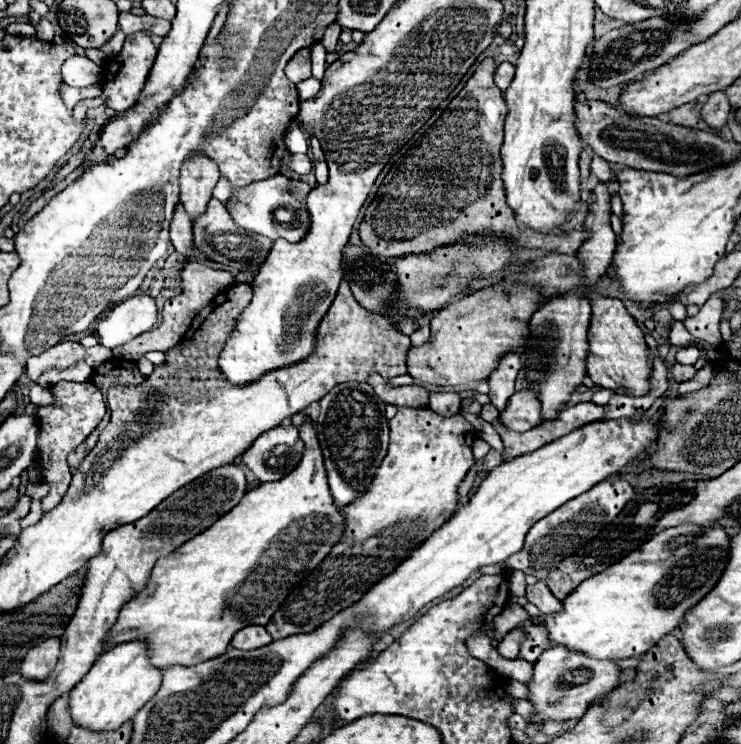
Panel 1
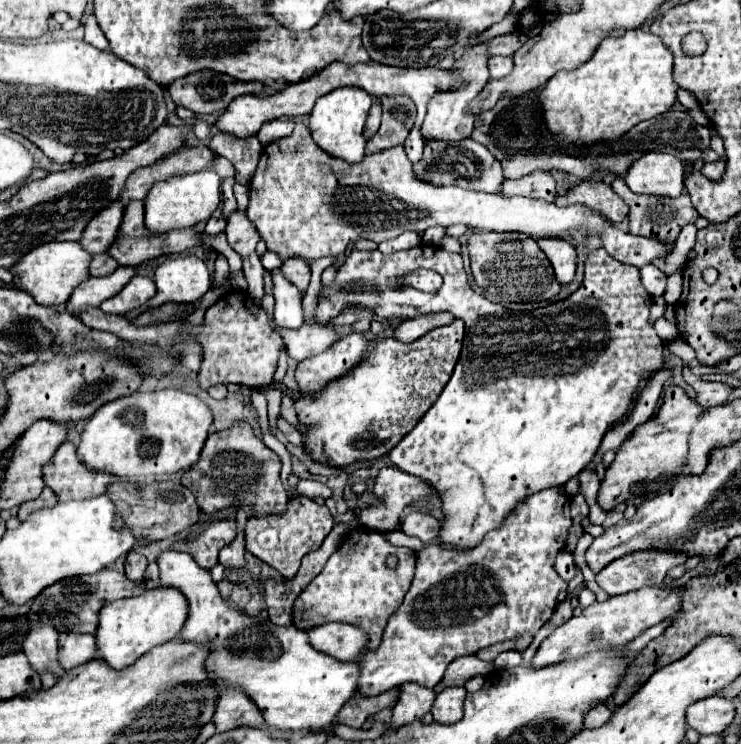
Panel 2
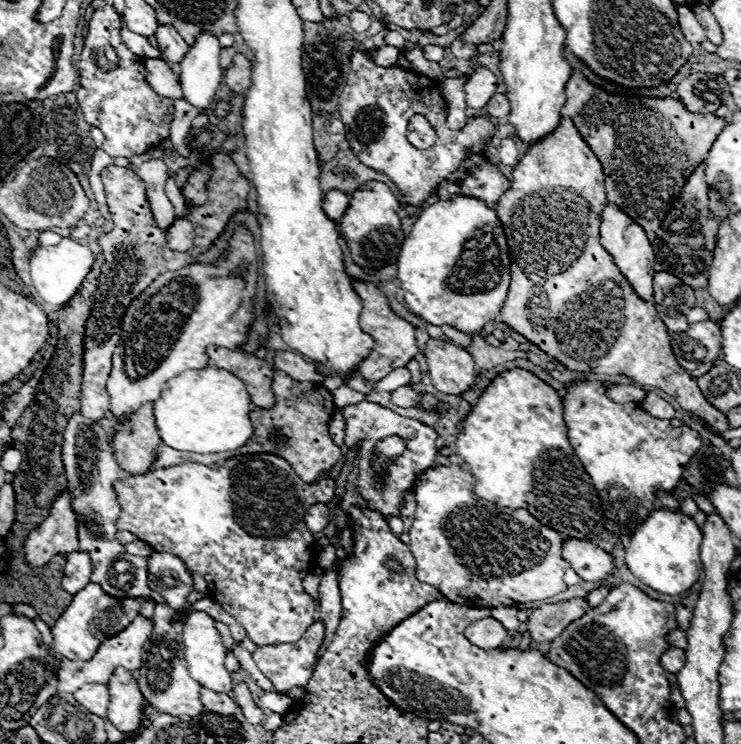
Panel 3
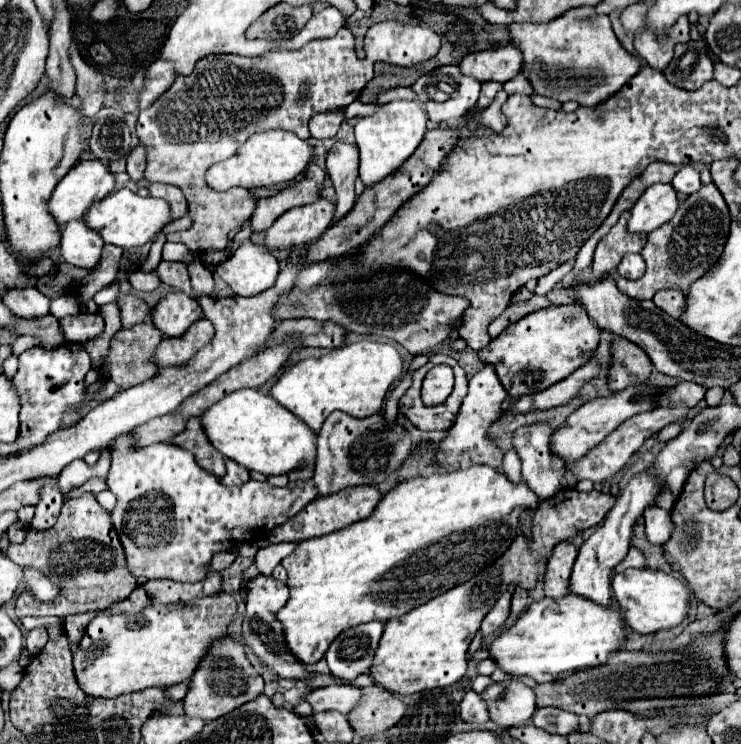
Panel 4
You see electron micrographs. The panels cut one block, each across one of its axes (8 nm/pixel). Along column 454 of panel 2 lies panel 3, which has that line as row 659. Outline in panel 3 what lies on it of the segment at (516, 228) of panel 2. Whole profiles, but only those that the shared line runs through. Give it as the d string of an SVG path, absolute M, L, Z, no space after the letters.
M192 612L186 622L184 622L184 632L182 632L182 642L186 646L184 658L188 662L188 670L194 676L194 680L198 680L202 686L212 688L214 692L222 692L228 694L232 690L232 680L230 674L224 666L224 656L226 656L226 648L222 644L222 638L218 634L218 630L214 628L214 620L206 614L206 612Z

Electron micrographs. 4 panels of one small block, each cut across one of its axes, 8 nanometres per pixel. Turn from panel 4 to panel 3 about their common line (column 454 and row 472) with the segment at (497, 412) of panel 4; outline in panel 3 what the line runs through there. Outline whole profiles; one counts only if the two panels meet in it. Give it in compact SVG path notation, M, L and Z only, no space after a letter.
M434 466L422 472L412 494L416 498L416 520L410 528L410 550L416 558L416 578L434 586L448 600L468 606L516 606L520 602L542 602L566 590L562 582L568 564L562 558L564 538L540 524L526 510L498 508L474 494L474 476L460 466Z

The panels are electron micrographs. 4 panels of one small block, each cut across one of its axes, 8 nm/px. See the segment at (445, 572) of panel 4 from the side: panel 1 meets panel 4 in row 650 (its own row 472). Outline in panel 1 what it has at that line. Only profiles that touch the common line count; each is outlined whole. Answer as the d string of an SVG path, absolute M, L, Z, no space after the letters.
M306 418L306 422L300 426L300 438L306 442L306 450L296 470L292 470L282 480L266 482L246 492L240 504L216 524L212 524L208 532L202 532L200 536L184 542L172 554L156 562L146 588L140 590L132 600L128 600L120 610L116 624L104 638L104 650L132 640L142 640L146 642L152 666L192 666L224 654L238 630L246 626L268 624L290 590L296 588L328 556L328 552L344 532L344 518L340 514L340 508L332 500L322 452L310 418Z

